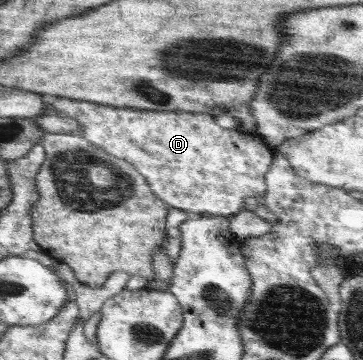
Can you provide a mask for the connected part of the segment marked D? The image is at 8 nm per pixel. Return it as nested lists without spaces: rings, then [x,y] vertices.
[[[44,96],[49,112],[65,114],[81,123],[75,133],[97,147],[107,150],[133,165],[149,183],[153,193],[170,207],[190,213],[211,214],[211,216],[230,217],[243,211],[245,198],[261,196],[266,191],[265,174],[273,164],[273,151],[267,144],[255,140],[247,133],[237,132],[237,128],[227,130],[213,122],[214,115],[191,112],[149,112],[135,108],[115,108],[96,102],[75,100],[65,97]]]

